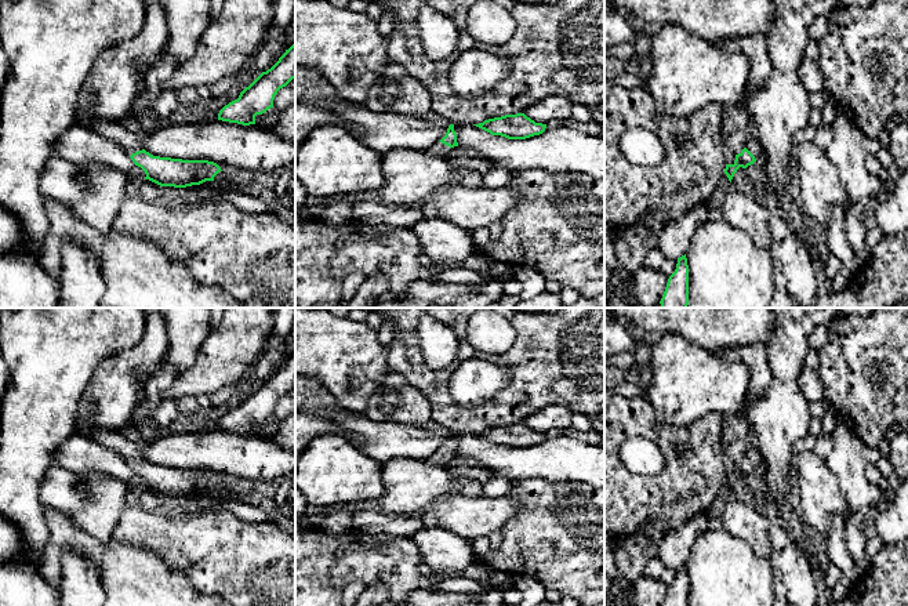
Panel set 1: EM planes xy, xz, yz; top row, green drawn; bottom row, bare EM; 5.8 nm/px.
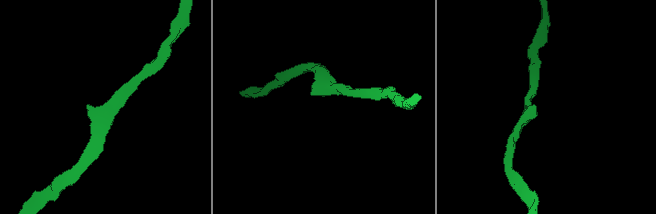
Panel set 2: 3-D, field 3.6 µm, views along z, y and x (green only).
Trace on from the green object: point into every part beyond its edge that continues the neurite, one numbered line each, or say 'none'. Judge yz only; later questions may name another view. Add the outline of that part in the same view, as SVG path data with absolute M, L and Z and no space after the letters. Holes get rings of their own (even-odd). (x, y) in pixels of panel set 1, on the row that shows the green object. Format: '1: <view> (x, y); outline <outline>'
1: yz (752, 144); outline M751 133L748 134L747 142L745 142L745 148L755 156L756 160L763 153L759 137L755 137Z

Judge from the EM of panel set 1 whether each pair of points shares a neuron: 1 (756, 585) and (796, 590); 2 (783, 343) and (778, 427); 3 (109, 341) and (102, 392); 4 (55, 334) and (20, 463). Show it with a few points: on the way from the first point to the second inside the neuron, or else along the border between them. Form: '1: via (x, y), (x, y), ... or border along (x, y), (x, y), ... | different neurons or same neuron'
1: border along (769, 561), (773, 569), (774, 591) | different neurons
2: via (783, 363), (783, 406) | same neuron
3: border along (135, 343), (109, 355), (95, 369), (87, 384) | different neurons
4: via (50, 366), (32, 431) | same neuron

